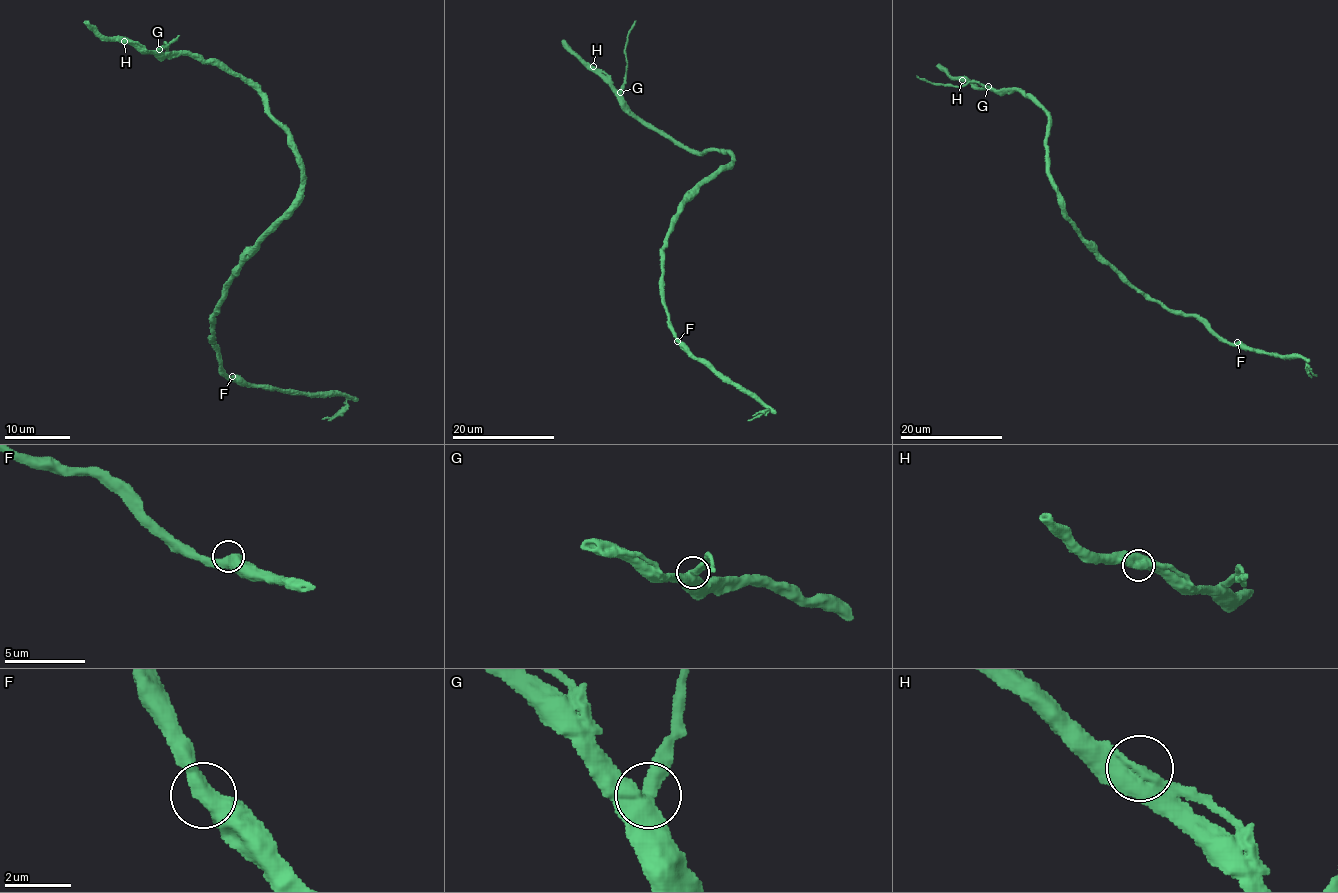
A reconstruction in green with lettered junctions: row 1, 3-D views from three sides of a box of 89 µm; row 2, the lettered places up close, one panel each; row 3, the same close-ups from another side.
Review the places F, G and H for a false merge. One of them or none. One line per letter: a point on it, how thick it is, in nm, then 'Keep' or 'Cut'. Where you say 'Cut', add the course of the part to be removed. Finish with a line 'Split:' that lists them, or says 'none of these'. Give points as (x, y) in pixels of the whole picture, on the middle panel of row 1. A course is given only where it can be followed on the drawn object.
F: Place: (677, 341). Thickness 480 nm. Keep
G: Place: (620, 92). Thickness 460 nm. Cut. Course of the part to remove: (620, 92), (625, 79), (626, 37), (636, 20)
H: Place: (593, 66). Thickness 550 nm. Keep
Split: G

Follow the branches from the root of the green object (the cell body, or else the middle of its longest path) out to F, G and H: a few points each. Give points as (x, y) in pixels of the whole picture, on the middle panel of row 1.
F: (697, 190), (683, 206), (663, 249), (663, 308), (677, 341)
G: (697, 190), (724, 168), (731, 156), (716, 150), (689, 151), (648, 128), (627, 107), (620, 92)
H: (697, 190), (724, 168), (731, 156), (716, 150), (689, 151), (648, 128), (593, 66)

